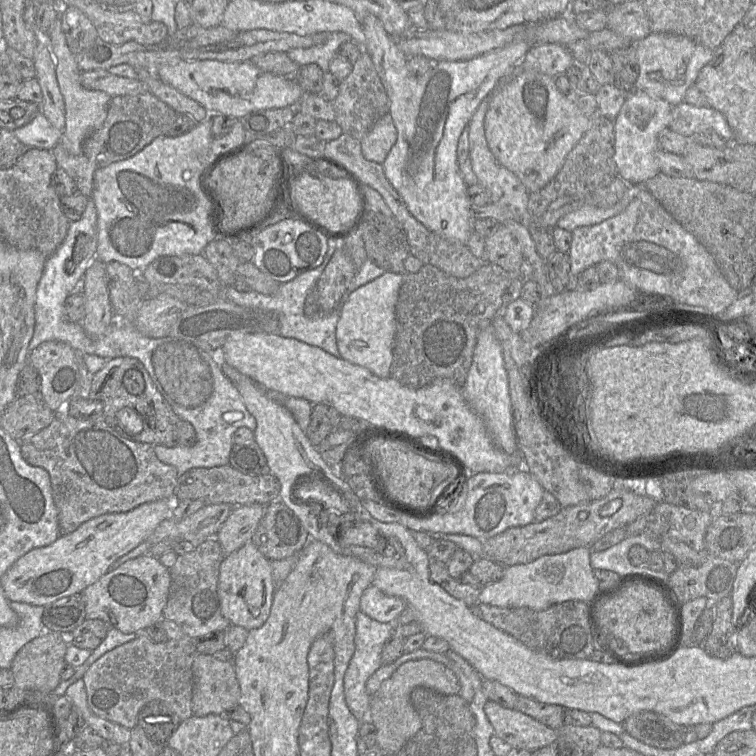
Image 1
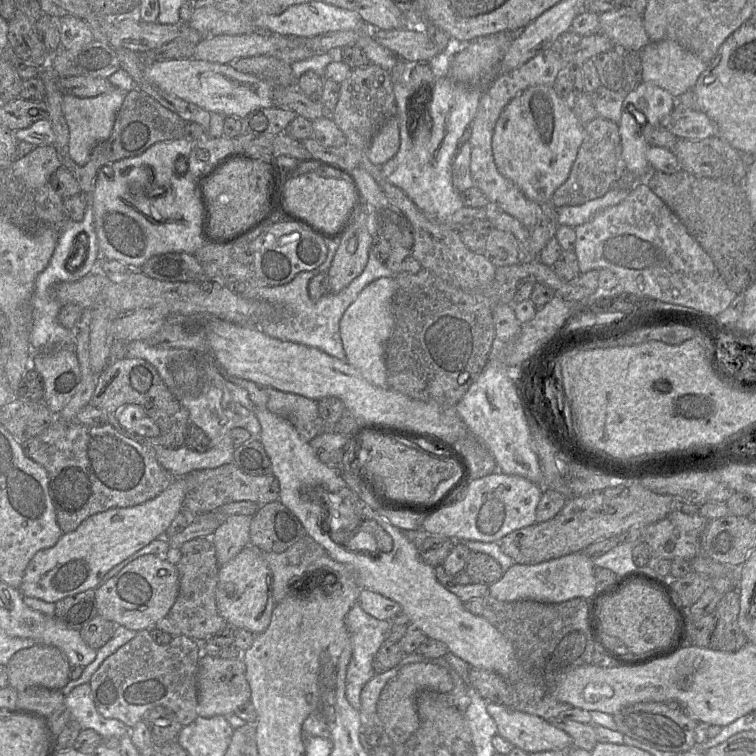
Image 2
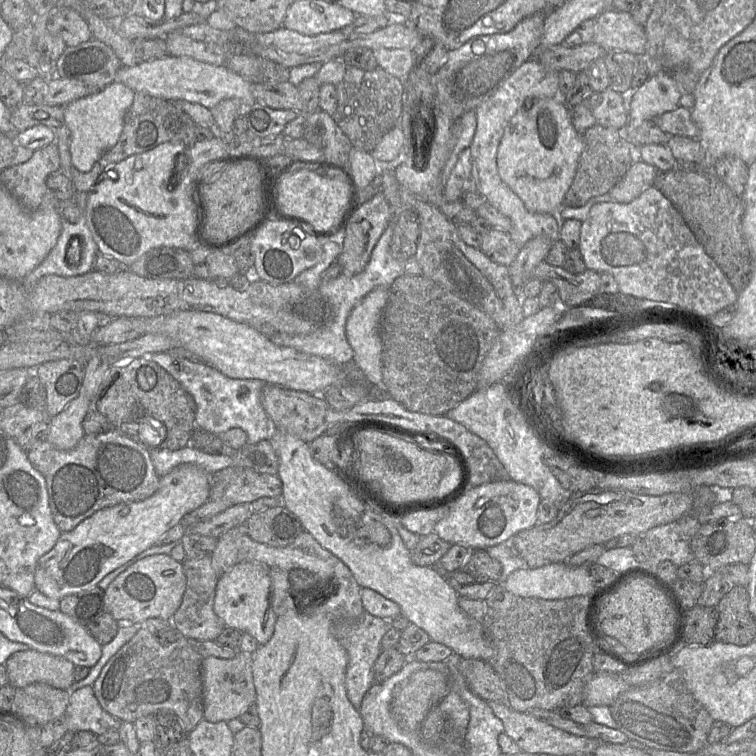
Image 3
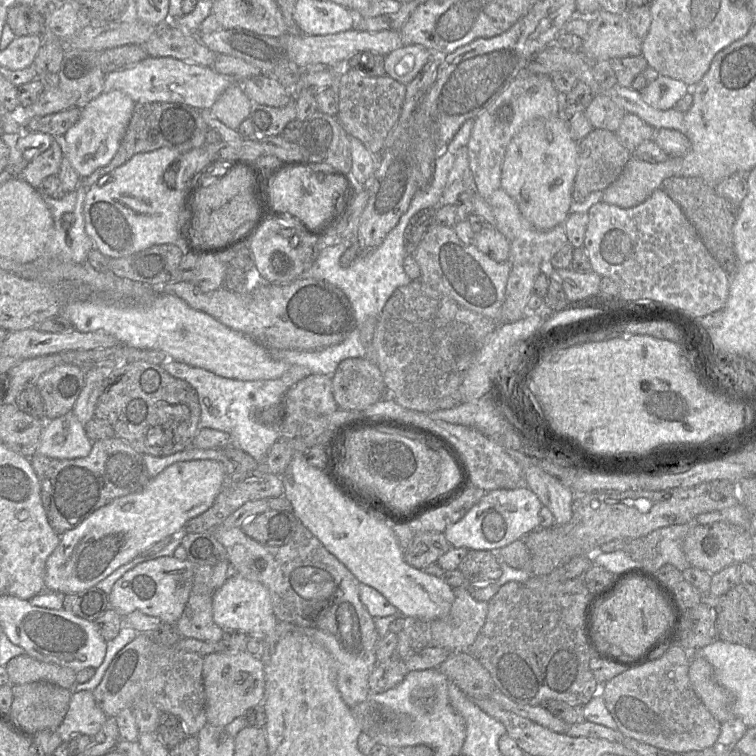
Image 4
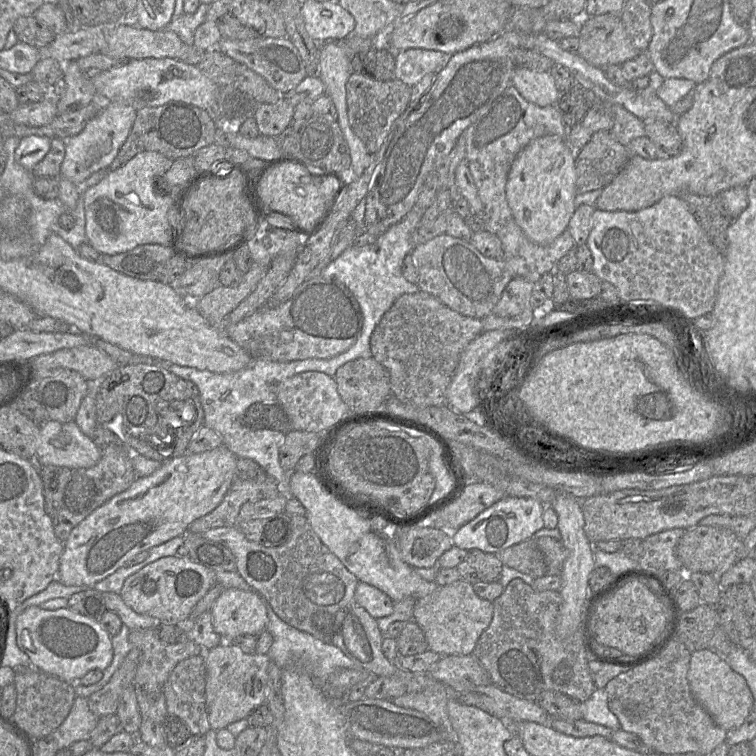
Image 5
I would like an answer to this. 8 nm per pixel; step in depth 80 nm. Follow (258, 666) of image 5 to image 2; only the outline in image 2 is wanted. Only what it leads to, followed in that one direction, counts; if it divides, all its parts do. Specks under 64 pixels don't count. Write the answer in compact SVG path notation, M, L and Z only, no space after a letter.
M202 654L197 673L198 716L228 716L241 705L250 702L251 690L246 678L246 666L242 658L224 659Z

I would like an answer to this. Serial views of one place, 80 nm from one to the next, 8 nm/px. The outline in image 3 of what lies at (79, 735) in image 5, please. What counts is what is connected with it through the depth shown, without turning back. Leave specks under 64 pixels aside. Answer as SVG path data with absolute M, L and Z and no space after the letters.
M84 686L70 694L64 713L68 731L90 731L95 735L118 729L120 721L103 710L92 686Z

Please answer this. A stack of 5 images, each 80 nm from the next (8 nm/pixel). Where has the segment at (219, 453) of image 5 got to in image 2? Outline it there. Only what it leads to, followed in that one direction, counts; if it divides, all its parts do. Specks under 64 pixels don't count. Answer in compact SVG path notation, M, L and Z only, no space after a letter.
M176 477L169 487L151 500L132 507L112 508L88 517L76 530L63 534L53 547L40 550L33 556L19 587L23 597L56 603L68 596L96 589L114 566L153 540L164 537L183 507L186 494L185 478Z

